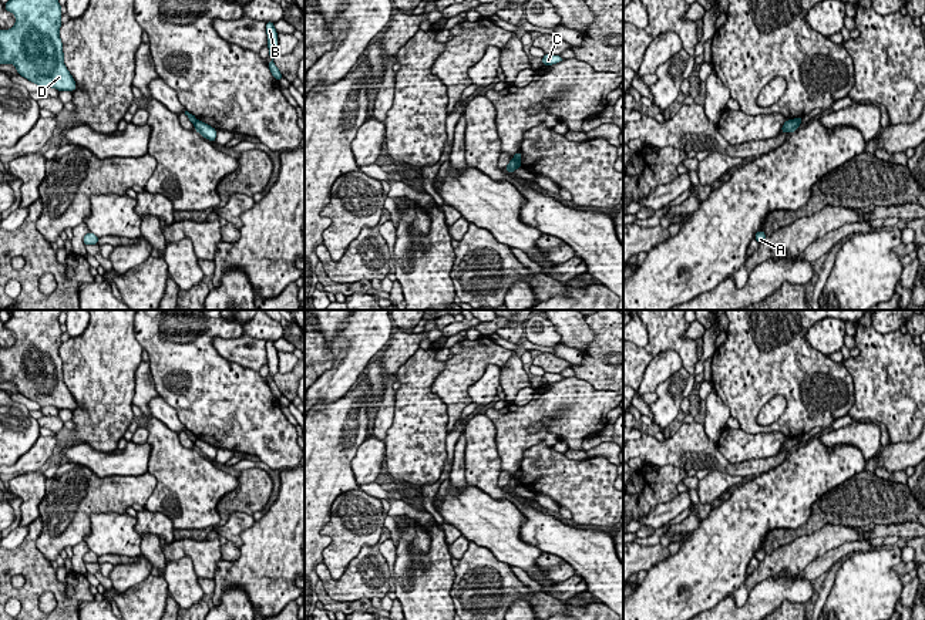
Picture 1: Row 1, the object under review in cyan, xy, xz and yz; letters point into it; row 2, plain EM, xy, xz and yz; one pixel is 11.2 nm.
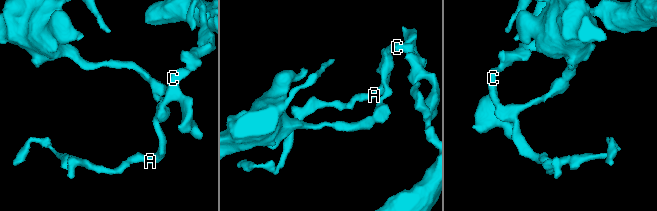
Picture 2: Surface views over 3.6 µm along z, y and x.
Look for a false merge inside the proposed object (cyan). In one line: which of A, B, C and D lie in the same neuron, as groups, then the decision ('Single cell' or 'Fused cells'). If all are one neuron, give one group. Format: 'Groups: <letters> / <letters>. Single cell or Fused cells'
Groups: A B C / D. Fused cells

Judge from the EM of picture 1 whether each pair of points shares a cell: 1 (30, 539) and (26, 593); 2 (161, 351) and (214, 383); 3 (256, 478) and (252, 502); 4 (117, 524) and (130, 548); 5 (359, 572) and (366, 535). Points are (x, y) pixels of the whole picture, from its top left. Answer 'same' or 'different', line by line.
1: same
2: same
3: same
4: same
5: different

